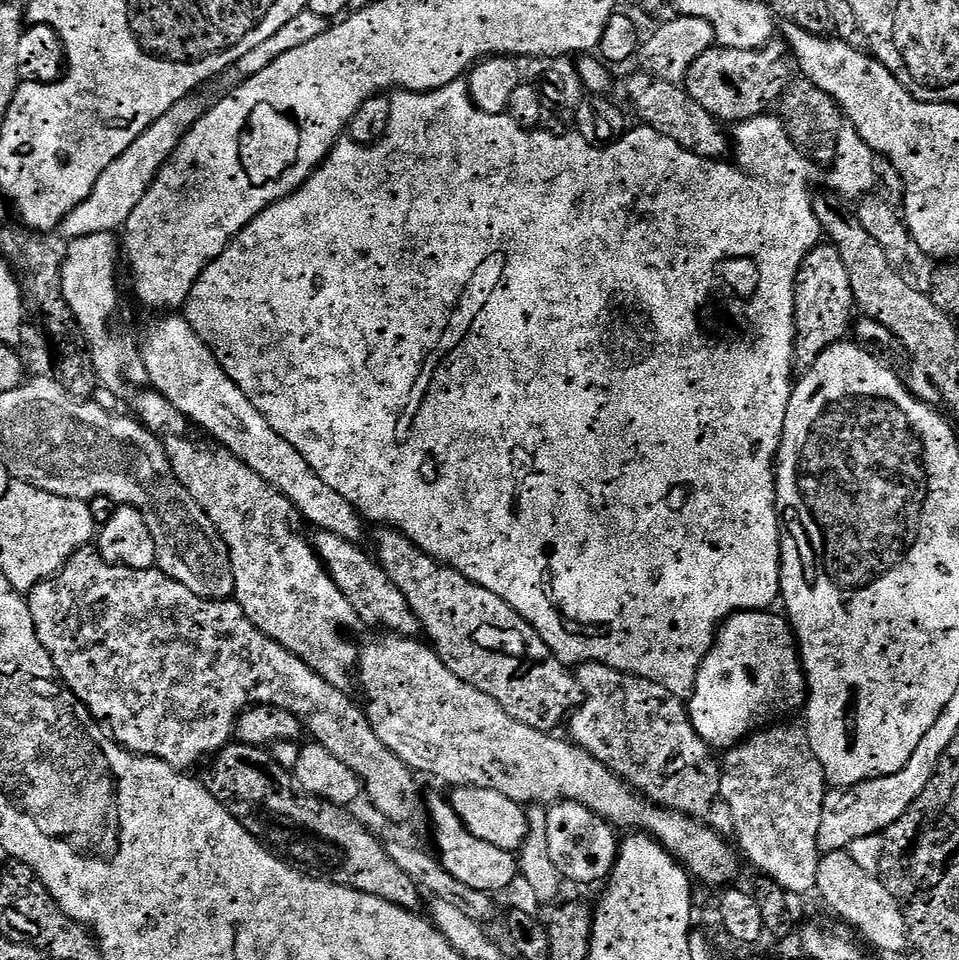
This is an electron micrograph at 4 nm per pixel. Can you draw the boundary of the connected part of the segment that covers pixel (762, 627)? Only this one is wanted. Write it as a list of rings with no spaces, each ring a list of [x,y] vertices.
[[[775,611],[735,612],[720,625],[716,642],[704,656],[696,675],[695,685],[687,701],[688,717],[692,719],[694,730],[708,747],[713,750],[729,750],[752,736],[757,730],[781,719],[780,711],[788,704],[784,692],[801,691],[805,683],[802,665],[798,657],[796,637],[790,631],[783,615],[775,616]]]

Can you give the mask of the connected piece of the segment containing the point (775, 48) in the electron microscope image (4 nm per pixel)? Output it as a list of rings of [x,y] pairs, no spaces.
[[[772,42],[767,47],[752,50],[713,46],[705,50],[690,66],[682,87],[717,122],[735,126],[743,120],[765,115],[771,109],[768,107],[781,99],[790,84],[788,58],[790,59],[789,49],[780,42]]]

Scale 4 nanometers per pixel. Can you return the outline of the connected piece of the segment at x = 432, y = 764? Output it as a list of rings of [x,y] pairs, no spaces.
[[[396,634],[385,637],[385,640],[370,645],[364,653],[359,653],[360,688],[368,699],[366,713],[374,734],[414,773],[429,772],[430,775],[452,784],[451,786],[461,788],[489,788],[498,794],[506,794],[506,798],[521,806],[551,806],[572,801],[607,820],[613,829],[632,828],[628,830],[650,834],[669,856],[683,865],[689,877],[697,881],[700,879],[704,884],[728,886],[733,883],[731,880],[736,876],[736,860],[724,841],[727,839],[715,828],[709,828],[707,824],[693,820],[683,812],[672,812],[649,802],[602,762],[594,759],[585,748],[578,748],[567,739],[555,740],[555,735],[531,729],[530,726],[508,717],[502,707],[498,706],[498,702],[474,685],[459,680],[427,643],[424,645],[416,640],[399,640],[401,637]]]

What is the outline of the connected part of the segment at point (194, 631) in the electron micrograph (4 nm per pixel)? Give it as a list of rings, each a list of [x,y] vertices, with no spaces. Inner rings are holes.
[[[91,547],[81,548],[69,557],[51,579],[34,585],[27,593],[26,599],[32,615],[31,627],[36,628],[36,636],[40,639],[41,646],[52,655],[52,664],[60,671],[59,679],[63,687],[71,692],[79,703],[81,700],[88,707],[87,715],[103,725],[110,733],[111,739],[121,748],[127,748],[138,756],[152,756],[177,770],[192,770],[188,768],[194,767],[199,760],[207,761],[215,757],[227,744],[233,743],[236,720],[241,712],[255,708],[257,704],[265,704],[271,708],[284,704],[284,692],[288,692],[288,684],[280,680],[280,660],[272,660],[272,652],[268,652],[268,656],[260,656],[260,648],[272,648],[272,639],[262,635],[251,624],[235,599],[200,600],[194,594],[190,594],[190,590],[186,590],[186,586],[179,579],[171,580],[166,573],[159,572],[158,569],[156,566],[132,569],[121,564],[108,564],[99,551]],[[252,648],[256,648],[256,656],[260,656],[260,660],[252,660]]]

